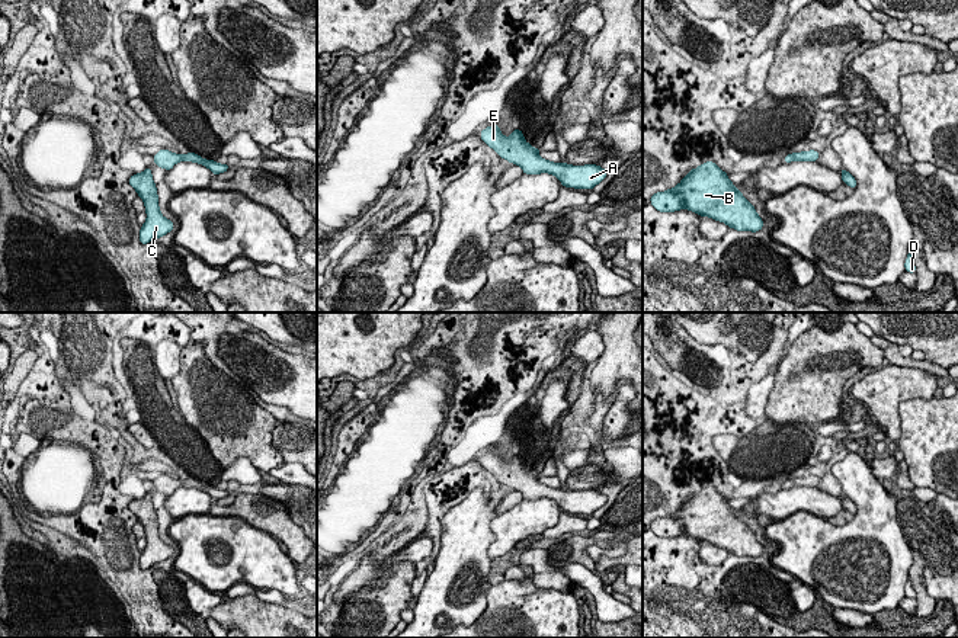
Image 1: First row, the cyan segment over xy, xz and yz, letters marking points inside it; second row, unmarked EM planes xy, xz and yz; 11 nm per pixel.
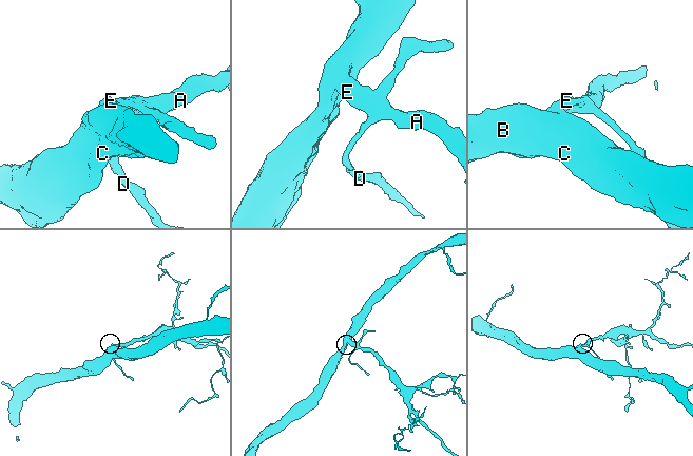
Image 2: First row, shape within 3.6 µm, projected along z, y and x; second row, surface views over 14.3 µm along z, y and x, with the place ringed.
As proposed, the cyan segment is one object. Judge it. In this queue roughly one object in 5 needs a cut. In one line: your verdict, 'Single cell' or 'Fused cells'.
Single cell

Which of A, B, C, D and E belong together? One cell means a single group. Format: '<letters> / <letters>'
A B C D E

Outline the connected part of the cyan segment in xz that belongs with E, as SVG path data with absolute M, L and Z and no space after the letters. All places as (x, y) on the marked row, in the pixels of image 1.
M491 125L483 129L480 137L502 158L520 166L523 174L550 173L565 187L592 190L608 176L608 171L596 164L571 166L567 163L552 163L539 157L538 153L541 148L534 148L528 144L520 129L513 129L507 138L500 132L499 125Z

